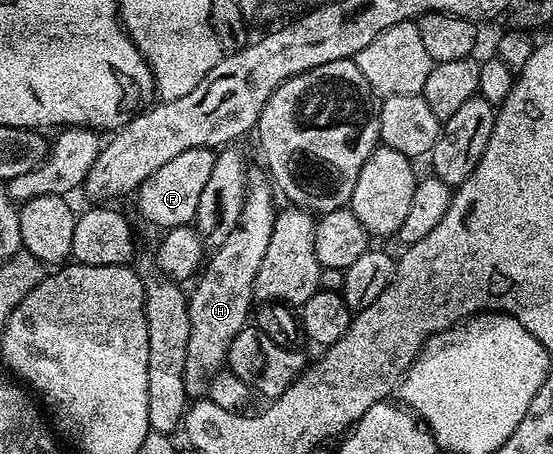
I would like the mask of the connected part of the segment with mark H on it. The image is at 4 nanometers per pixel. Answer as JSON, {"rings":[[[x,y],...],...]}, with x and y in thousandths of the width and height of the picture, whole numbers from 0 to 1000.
{"rings":[[[467,396],[461,405],[458,399],[447,412],[445,443],[427,507],[412,515],[412,524],[382,562],[387,564],[382,573],[378,566],[376,579],[356,610],[360,617],[351,645],[342,645],[340,780],[333,780],[333,850],[338,874],[365,877],[378,866],[380,835],[403,817],[420,744],[427,744],[432,727],[447,720],[454,703],[456,672],[463,661],[463,595],[470,595],[470,577],[477,577],[477,551],[485,551],[485,524],[492,524],[499,474],[497,425],[490,407],[476,396]]]}

